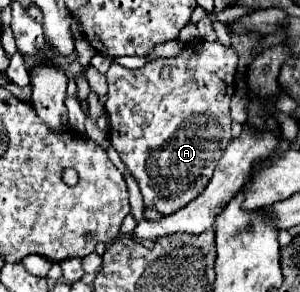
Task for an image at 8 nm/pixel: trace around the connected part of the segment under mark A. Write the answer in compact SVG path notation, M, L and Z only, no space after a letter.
M205 39L189 41L177 57L159 57L139 69L127 69L113 63L105 73L109 85L109 99L105 103L109 115L109 141L139 183L147 209L155 209L163 215L175 213L185 207L185 203L197 199L211 181L213 169L231 141L229 101L235 93L235 73L235 49Z

